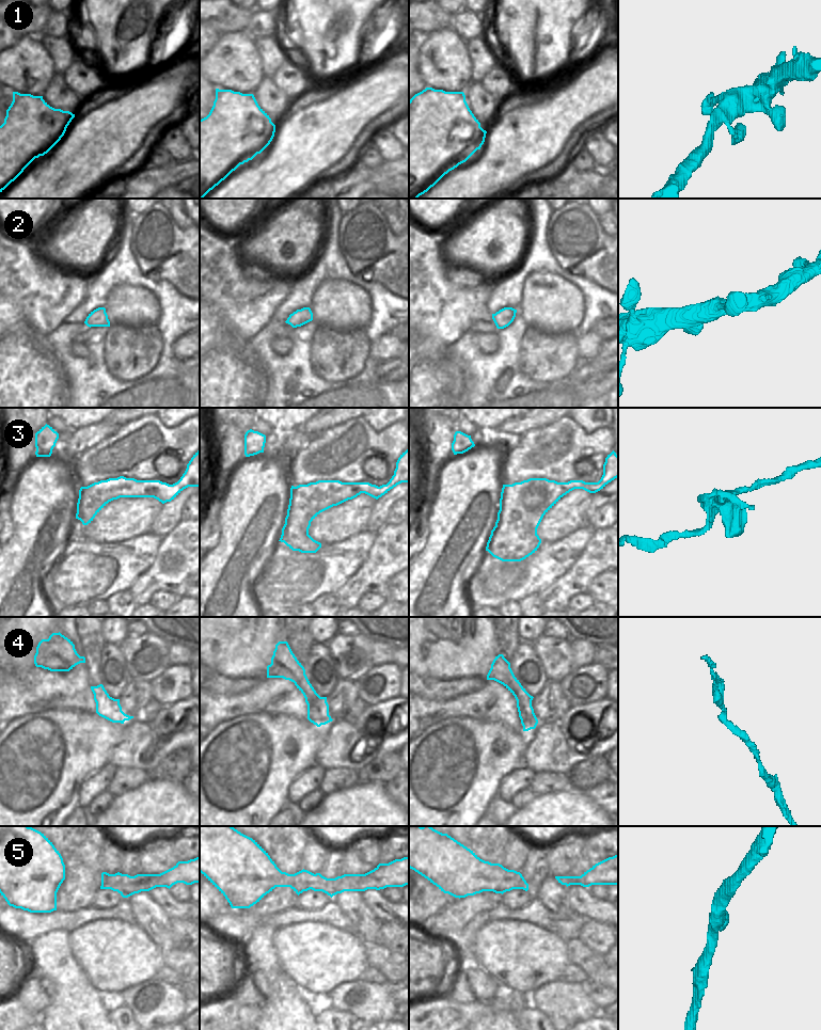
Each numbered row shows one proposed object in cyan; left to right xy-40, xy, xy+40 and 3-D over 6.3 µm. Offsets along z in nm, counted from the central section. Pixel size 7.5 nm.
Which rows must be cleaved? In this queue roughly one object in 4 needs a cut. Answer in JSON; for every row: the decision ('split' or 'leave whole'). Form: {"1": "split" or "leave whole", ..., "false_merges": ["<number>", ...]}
{"1": "leave whole", "2": "leave whole", "3": "leave whole", "4": "leave whole", "5": "leave whole", "false_merges": []}

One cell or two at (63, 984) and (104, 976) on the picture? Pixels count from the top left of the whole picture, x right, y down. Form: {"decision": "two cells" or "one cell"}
{"decision": "two cells"}

